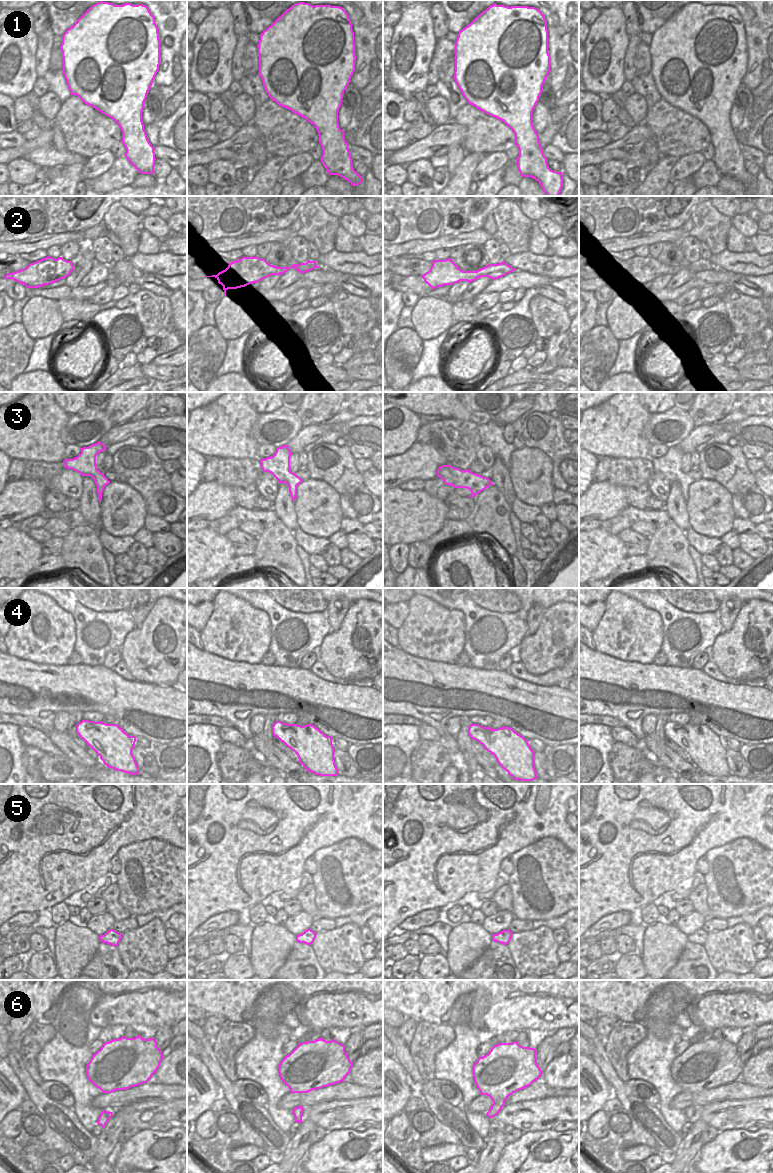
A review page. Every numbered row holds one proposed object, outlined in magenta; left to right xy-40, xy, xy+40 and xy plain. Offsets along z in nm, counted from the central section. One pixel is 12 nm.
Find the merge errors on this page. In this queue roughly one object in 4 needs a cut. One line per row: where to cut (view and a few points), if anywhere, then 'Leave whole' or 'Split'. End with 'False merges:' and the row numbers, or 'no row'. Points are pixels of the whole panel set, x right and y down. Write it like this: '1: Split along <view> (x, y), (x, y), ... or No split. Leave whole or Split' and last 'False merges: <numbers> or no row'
1: No split. Leave whole
2: No split. Leave whole
3: No split. Leave whole
4: No split. Leave whole
5: Split along xy+40 (492, 936), (493, 939). Split
6: No split. Leave whole
False merges: 5

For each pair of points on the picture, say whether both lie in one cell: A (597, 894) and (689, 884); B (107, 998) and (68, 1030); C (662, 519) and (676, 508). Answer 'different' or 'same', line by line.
A: different
B: different
C: different

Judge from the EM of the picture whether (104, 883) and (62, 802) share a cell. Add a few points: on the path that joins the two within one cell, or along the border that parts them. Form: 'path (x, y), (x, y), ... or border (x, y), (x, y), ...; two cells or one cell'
border (105, 874), (97, 877), (83, 889); two cells

